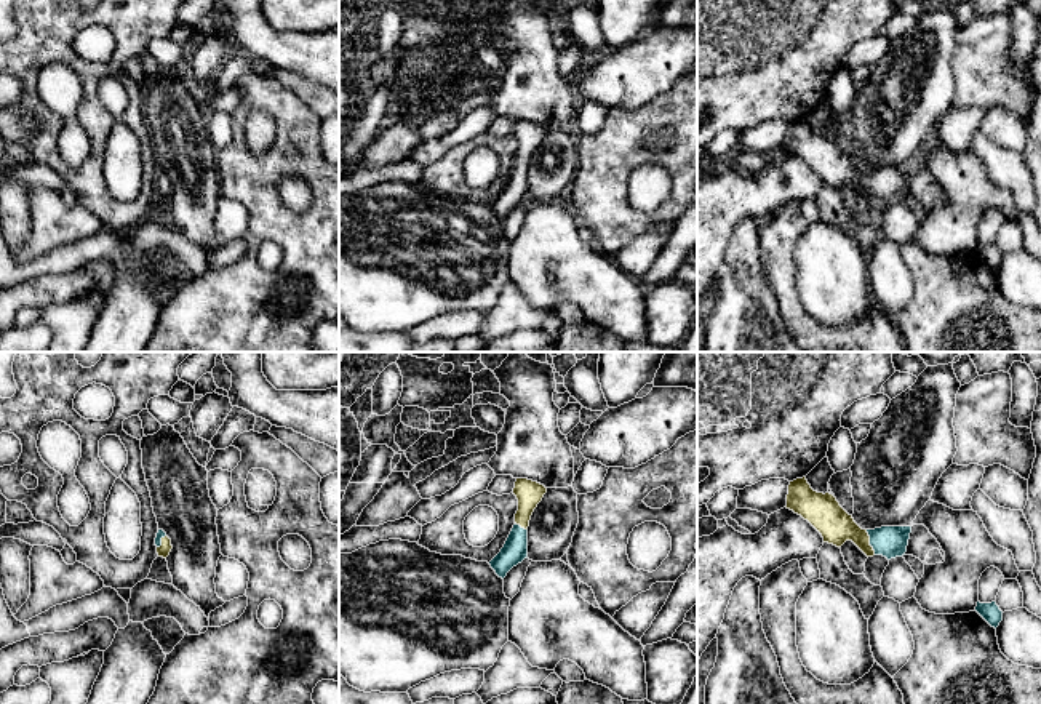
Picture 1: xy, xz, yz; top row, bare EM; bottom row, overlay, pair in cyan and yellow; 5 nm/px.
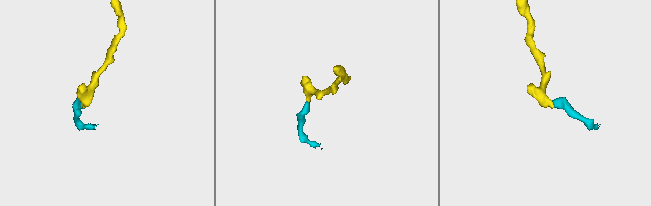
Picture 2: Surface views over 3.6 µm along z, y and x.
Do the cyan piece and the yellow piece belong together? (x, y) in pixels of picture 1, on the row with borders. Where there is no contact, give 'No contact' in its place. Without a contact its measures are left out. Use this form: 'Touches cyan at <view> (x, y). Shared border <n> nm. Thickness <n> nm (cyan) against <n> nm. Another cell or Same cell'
Touches cyan at yz (870, 543). Shared border 140 nm. Thickness 160 nm (cyan) against 170 nm. Same cell

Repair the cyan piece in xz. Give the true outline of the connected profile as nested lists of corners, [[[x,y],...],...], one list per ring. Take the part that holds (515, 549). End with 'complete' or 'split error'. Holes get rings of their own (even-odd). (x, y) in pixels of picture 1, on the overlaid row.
[[[517,478],[513,494],[518,499],[518,510],[515,514],[515,525],[501,549],[501,552],[489,562],[491,568],[499,578],[528,558],[528,526],[531,515],[542,501],[547,488],[528,478]]]; split error

